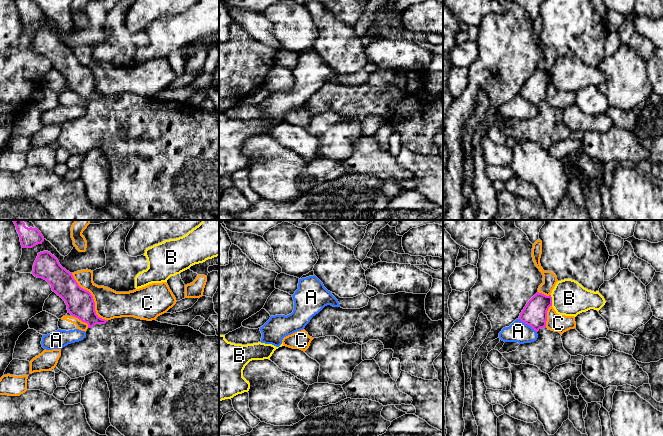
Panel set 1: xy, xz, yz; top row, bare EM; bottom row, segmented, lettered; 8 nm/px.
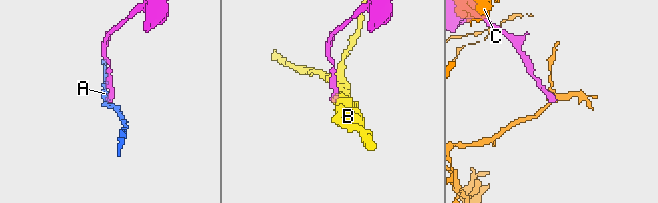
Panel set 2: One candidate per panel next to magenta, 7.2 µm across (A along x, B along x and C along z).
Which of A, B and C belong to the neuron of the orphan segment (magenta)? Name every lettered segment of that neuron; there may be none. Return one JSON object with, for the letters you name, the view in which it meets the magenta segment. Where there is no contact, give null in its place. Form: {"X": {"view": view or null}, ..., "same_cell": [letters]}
{"same_cell": []}

